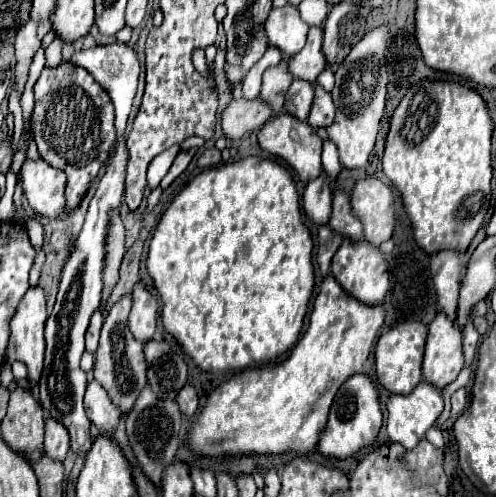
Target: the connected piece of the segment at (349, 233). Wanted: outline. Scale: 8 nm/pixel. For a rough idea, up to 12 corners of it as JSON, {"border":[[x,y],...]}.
{"border":[[334,191],[328,225],[344,237],[362,239],[362,221],[354,217],[350,195]]}

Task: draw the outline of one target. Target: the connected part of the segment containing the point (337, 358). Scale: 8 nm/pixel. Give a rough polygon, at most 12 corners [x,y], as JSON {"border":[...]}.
{"border":[[324,277],[272,367],[218,385],[198,455],[306,455],[386,311]]}

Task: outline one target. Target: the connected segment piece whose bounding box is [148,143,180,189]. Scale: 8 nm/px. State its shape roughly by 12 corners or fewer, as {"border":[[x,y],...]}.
{"border":[[180,145],[168,147],[152,159],[148,185],[156,189],[180,153]]}

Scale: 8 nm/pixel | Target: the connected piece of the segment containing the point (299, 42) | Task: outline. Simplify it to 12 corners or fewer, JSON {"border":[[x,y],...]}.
{"border":[[298,7],[272,9],[266,37],[286,57],[306,43]]}

